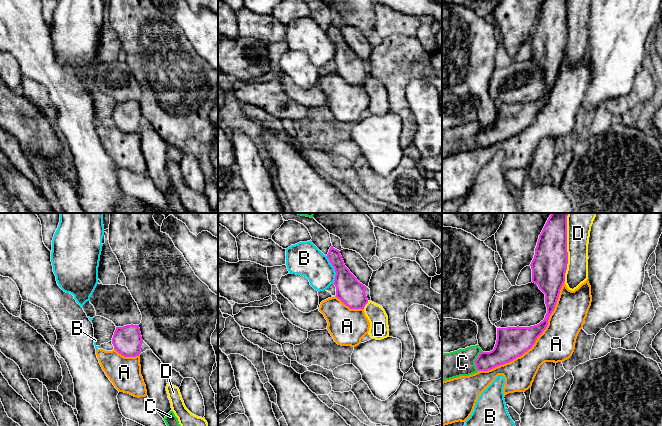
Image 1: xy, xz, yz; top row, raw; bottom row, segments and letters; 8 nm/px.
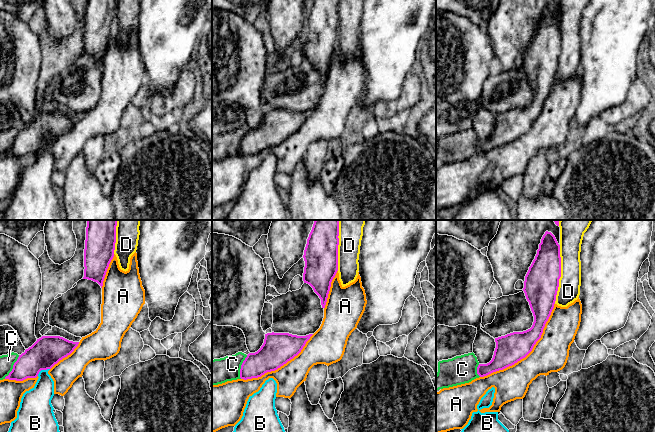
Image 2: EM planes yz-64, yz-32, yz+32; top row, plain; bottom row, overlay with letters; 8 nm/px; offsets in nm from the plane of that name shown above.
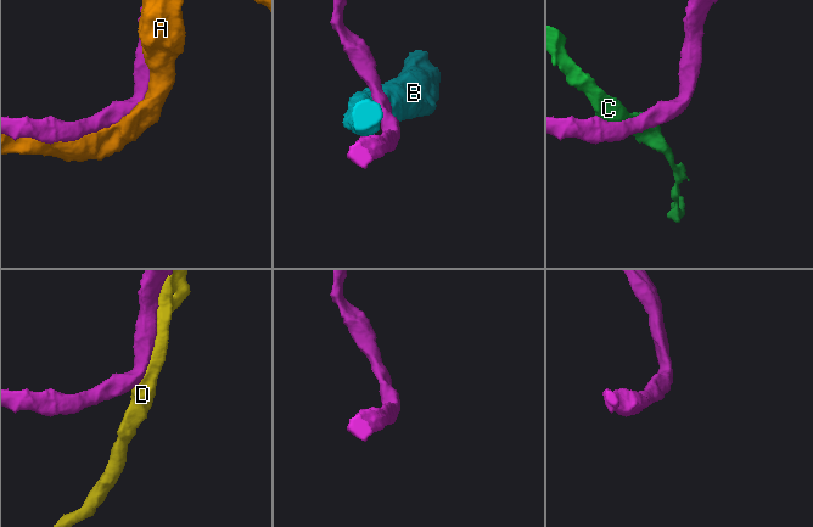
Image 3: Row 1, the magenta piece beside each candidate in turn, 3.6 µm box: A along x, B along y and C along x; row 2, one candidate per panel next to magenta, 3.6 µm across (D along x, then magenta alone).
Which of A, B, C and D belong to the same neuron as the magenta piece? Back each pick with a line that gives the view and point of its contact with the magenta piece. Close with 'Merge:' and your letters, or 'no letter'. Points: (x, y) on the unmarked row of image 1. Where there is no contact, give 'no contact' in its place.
A: contact yz (535, 117)
Merge: A

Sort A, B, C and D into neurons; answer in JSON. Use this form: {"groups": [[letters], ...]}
{"groups": [["A"], ["B"], ["C"], ["D"]]}

